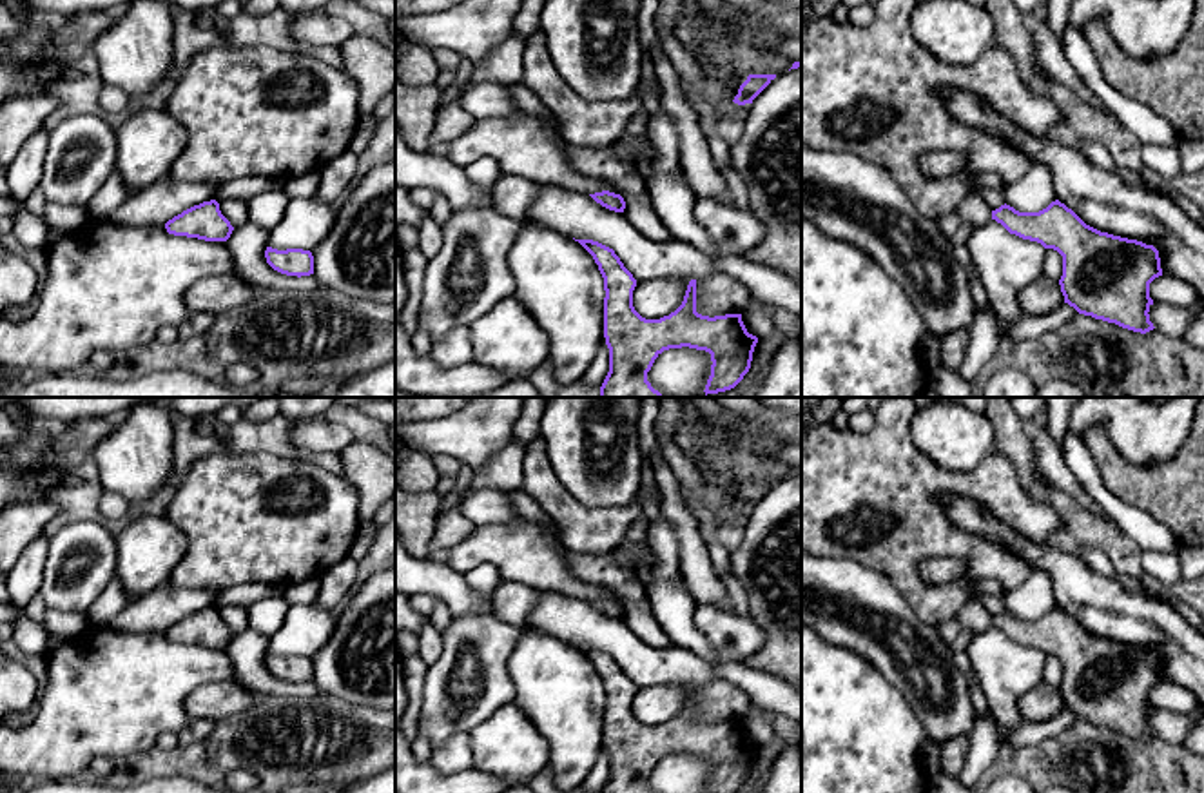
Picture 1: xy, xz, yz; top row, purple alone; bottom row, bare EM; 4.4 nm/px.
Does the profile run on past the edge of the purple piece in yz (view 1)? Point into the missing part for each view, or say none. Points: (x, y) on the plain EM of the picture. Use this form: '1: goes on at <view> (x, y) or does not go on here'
1: does not go on here

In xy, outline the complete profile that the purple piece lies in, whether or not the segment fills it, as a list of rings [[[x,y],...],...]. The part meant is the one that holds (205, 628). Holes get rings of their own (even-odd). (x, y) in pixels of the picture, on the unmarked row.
[[[216,606],[194,612],[165,630],[169,641],[205,648],[227,648],[234,637]]]

